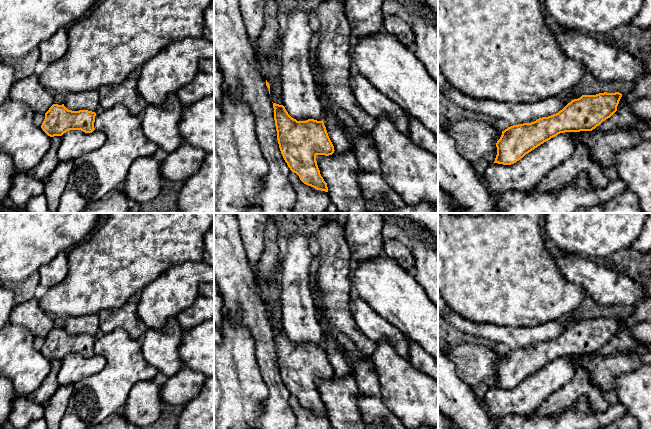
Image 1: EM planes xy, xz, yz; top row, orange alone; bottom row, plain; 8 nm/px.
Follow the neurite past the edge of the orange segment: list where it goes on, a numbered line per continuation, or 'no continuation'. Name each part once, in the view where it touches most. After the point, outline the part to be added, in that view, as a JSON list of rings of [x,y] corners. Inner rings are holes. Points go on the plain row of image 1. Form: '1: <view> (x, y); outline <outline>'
1: yz (524, 399); outline [[[580,356],[560,357],[511,389],[492,387],[483,399],[491,420],[511,415],[531,415],[575,374]]]

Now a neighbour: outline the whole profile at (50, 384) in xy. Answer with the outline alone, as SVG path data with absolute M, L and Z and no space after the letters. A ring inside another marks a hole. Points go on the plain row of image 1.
M61 360L51 361L51 370L49 374L44 379L40 387L30 396L28 396L29 399L39 404L44 404L48 402L48 400L59 387L57 377L61 364Z

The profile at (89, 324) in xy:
M98 314L67 317L64 330L72 335L88 334L96 337L100 334Z

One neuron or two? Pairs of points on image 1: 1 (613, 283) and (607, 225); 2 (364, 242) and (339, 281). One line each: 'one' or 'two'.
1: two
2: two

